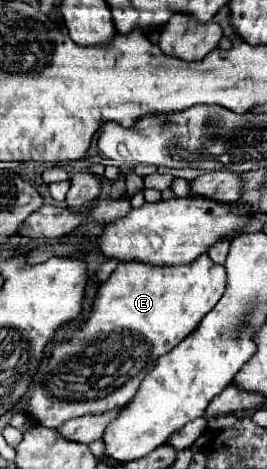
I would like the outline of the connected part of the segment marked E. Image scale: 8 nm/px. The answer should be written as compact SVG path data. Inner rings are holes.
M207 254L197 258L197 262L179 266L155 266L141 260L119 262L109 280L101 284L93 312L83 324L81 332L75 332L71 336L71 344L59 344L53 350L49 366L43 370L43 374L39 374L39 380L33 382L35 390L29 400L29 408L25 406L25 414L35 418L43 426L59 428L71 418L99 414L131 402L143 378L157 364L157 358L173 350L199 326L201 318L209 310L213 310L215 302L225 292L225 278L225 266L215 264Z

